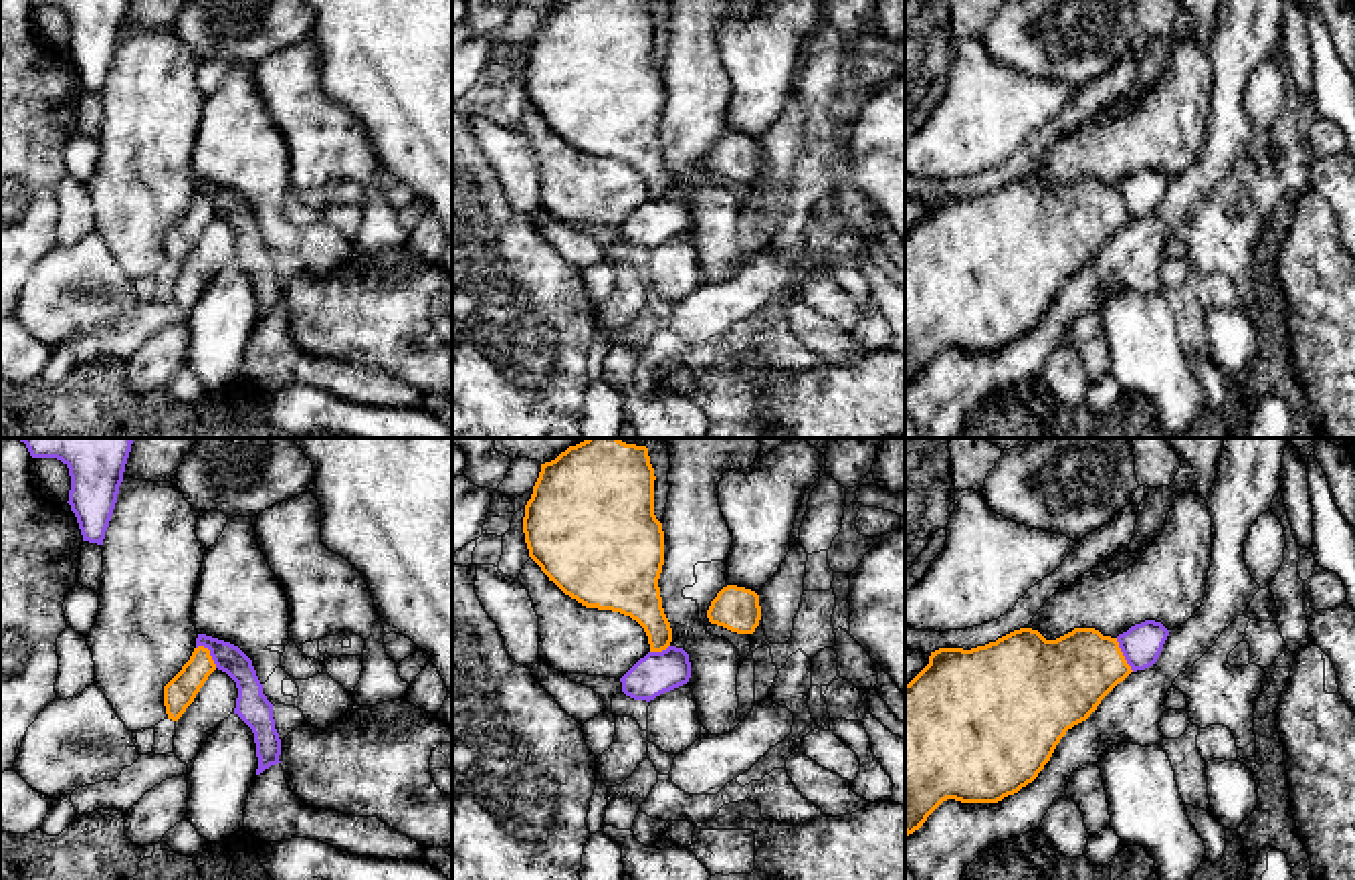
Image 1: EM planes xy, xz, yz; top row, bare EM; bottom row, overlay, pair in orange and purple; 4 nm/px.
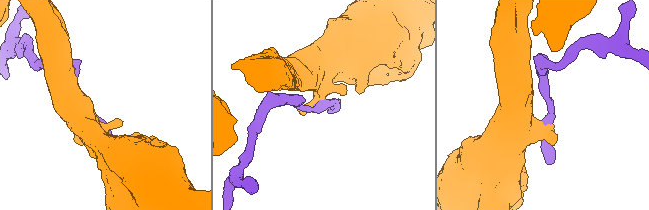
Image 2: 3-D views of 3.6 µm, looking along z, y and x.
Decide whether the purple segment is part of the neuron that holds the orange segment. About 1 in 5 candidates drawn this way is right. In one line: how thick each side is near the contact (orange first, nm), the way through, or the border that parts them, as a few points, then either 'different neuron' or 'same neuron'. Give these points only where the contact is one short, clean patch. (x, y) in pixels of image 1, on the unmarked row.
calibres 320 and 160 nm; border yz (1115, 186), (1125, 210), (1133, 218); different neuron

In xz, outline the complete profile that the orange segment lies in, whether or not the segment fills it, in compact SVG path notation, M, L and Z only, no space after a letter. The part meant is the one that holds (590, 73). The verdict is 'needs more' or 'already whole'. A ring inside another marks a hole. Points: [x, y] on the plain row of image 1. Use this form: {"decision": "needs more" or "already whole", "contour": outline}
{"decision": "already whole", "contour": "M561 0L541 12L523 81L529 105L565 143L586 155L630 163L644 176L650 200L662 200L672 176L658 135L664 79L654 63L654 28L648 0Z"}

